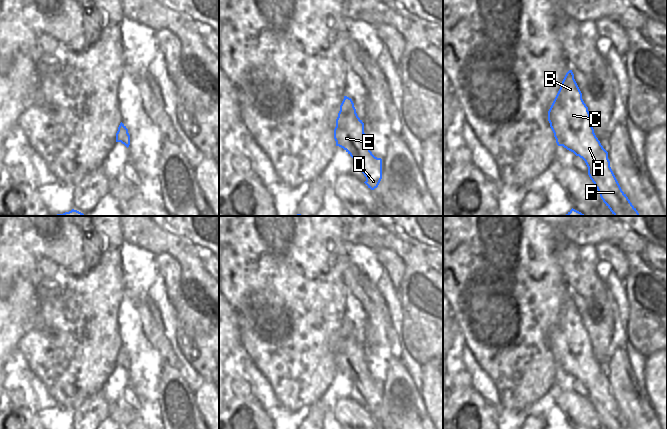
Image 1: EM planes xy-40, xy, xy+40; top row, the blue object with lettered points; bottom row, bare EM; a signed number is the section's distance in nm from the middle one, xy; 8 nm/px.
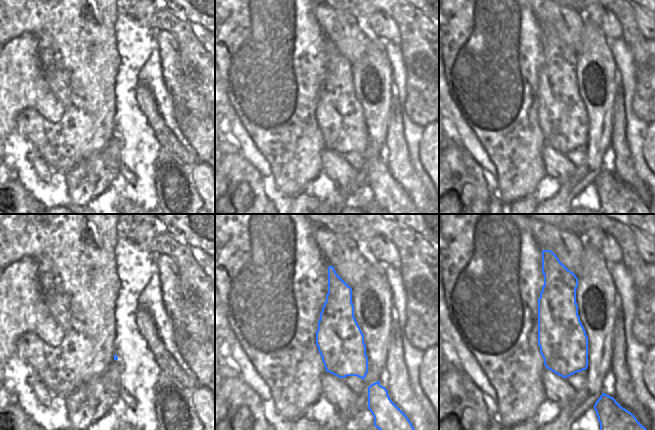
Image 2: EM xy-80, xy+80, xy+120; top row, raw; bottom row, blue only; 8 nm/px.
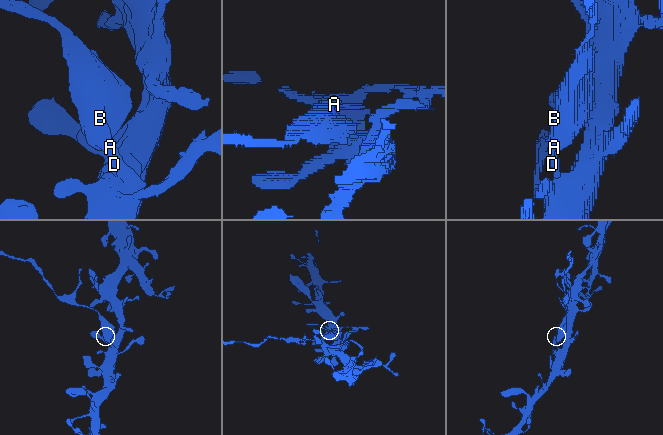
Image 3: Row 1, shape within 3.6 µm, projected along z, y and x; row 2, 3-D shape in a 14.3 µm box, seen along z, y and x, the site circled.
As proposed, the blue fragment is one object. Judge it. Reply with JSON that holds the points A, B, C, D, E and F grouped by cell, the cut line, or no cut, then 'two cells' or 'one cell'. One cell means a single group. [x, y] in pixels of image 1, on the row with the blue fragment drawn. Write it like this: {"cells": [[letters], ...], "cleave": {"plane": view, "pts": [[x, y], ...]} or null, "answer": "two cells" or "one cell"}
{"cells": [["A", "B", "C", "E"], ["D", "F"]], "cleave": {"plane": "xy+40", "pts": [[602, 147], [596, 160], [584, 160]]}, "answer": "two cells"}

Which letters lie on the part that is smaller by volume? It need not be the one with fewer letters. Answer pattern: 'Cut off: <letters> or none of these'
Cut off: A, B, C, E

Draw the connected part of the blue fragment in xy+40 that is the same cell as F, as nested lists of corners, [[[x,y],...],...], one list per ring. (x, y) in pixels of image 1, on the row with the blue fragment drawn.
[[[602,148],[598,160],[585,160],[588,175],[597,188],[601,199],[614,216],[640,216],[626,194],[622,191]]]

